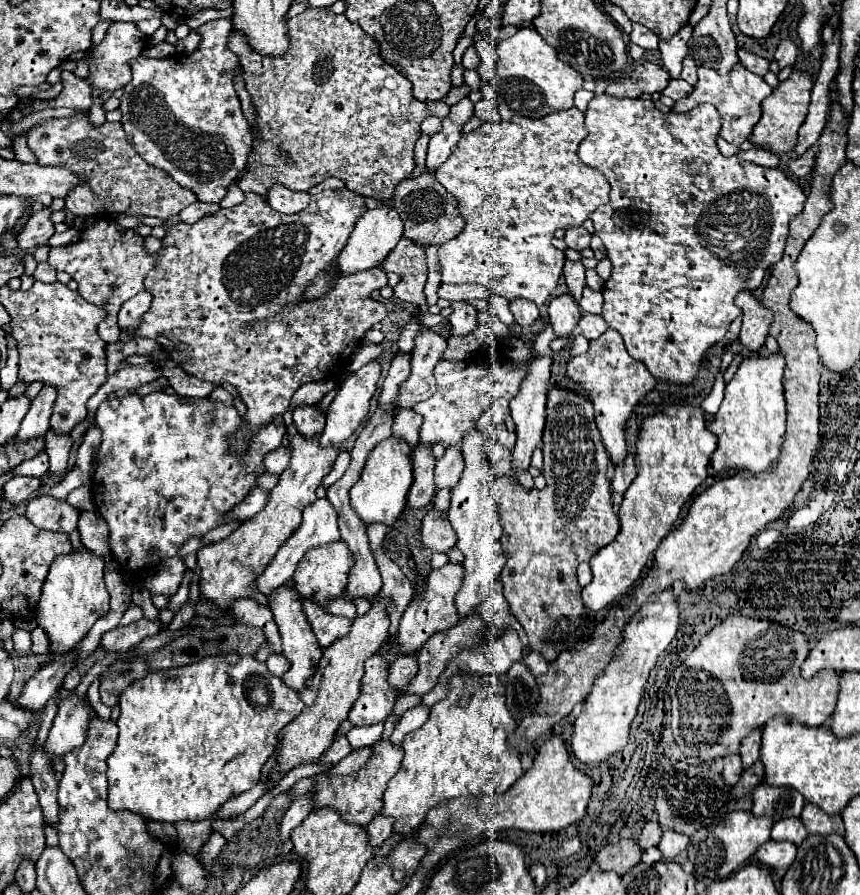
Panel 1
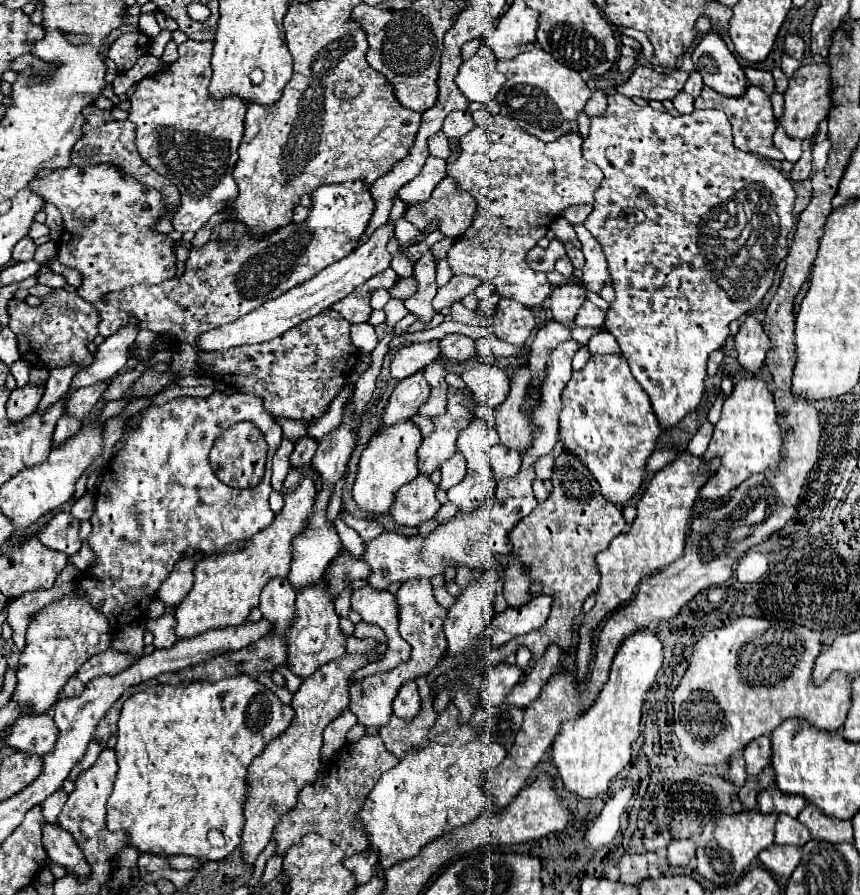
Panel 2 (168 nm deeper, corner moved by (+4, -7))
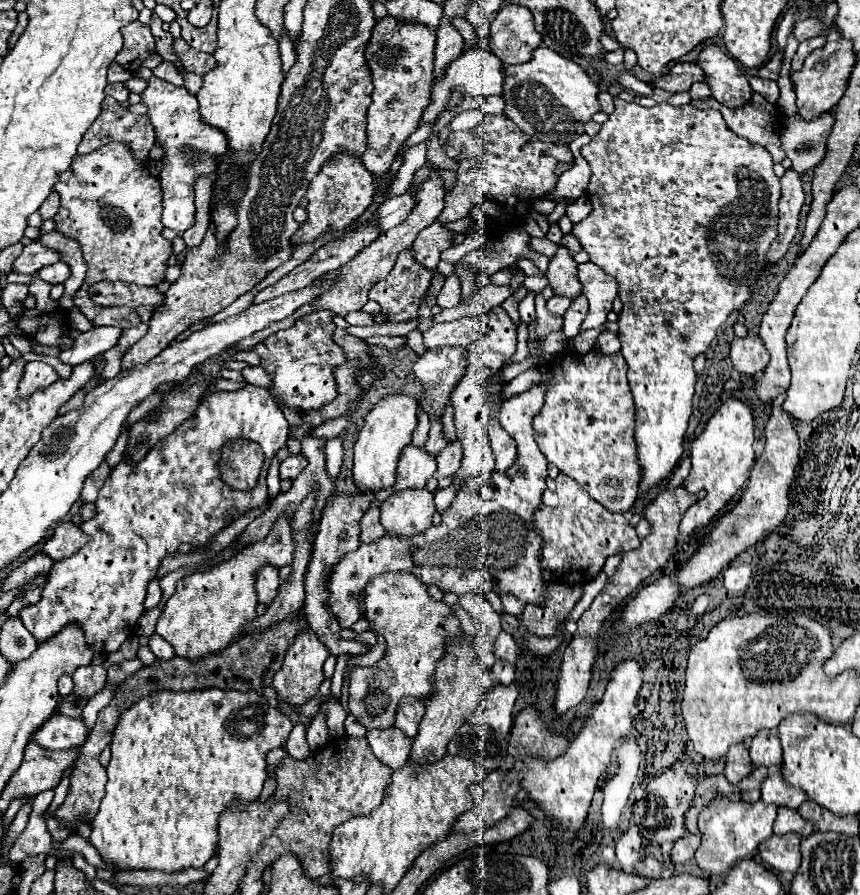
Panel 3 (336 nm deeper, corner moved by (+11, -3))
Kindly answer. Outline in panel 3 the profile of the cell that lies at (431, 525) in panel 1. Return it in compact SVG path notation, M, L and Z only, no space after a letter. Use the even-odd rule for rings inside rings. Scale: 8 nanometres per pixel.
M450 484L448 488L442 488L442 490L436 490L434 492L434 504L436 504L436 512L446 512L448 508L450 508L450 504L452 504L452 500L456 498L456 486L454 484Z

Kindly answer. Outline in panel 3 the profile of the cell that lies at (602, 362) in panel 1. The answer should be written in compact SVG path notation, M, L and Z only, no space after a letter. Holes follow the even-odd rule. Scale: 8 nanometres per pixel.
M590 352L584 358L564 354L552 364L550 388L544 392L544 404L532 420L534 440L548 462L556 464L560 472L574 478L608 512L624 514L636 502L636 486L640 478L634 454L634 404L630 398L630 386L626 382L626 360L622 354L606 356L600 352Z

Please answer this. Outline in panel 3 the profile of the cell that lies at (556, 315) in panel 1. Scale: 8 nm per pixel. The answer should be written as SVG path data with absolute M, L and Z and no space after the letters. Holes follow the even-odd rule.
M560 248L550 260L548 282L554 288L554 294L566 294L568 298L576 298L582 292L582 284L578 280L578 262L566 248Z

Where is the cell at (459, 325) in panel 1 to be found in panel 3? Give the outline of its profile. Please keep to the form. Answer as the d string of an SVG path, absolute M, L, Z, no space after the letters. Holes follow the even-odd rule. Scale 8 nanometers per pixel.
M440 346L440 348L428 350L422 358L418 358L418 362L412 366L412 372L424 390L424 394L420 398L422 412L426 412L432 418L442 420L444 408L450 402L450 394L452 394L454 386L458 384L458 380L462 378L464 370L466 370L466 348L460 348L460 346Z

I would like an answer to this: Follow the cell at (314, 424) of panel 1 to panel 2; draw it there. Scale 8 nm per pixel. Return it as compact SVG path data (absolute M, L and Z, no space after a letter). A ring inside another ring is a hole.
M303 436L295 442L295 450L291 454L291 466L293 468L301 468L303 464L311 462L313 454L317 450L317 442L311 436Z

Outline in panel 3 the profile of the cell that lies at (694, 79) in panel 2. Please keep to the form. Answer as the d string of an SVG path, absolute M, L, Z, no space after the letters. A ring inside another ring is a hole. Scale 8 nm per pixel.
M696 82L696 84L690 88L690 96L692 96L692 100L706 100L706 98L710 98L712 94L710 94L708 84Z

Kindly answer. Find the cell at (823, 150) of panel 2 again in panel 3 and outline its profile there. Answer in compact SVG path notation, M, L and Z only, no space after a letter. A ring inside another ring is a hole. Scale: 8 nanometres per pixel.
M798 114L786 118L782 126L782 150L792 160L792 170L804 174L824 160L832 126L832 114L820 114L812 120L804 120Z

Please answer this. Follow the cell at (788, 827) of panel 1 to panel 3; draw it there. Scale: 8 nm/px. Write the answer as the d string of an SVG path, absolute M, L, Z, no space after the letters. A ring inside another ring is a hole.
M782 806L778 810L778 818L774 822L774 834L788 834L788 832L798 834L800 838L808 838L814 832L814 824L808 822L806 818L802 818L798 814L798 810Z

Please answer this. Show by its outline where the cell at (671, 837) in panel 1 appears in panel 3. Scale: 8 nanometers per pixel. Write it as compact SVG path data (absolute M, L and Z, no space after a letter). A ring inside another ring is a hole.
M686 834L684 838L680 838L680 840L674 842L672 860L676 864L684 864L684 862L692 860L698 846L700 846L700 834Z

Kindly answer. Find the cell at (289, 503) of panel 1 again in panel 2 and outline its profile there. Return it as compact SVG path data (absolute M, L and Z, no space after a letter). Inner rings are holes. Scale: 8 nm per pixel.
M309 476L301 478L295 490L283 494L285 504L281 512L275 514L269 528L249 538L245 550L241 548L237 552L205 556L197 562L193 572L195 574L193 588L185 596L185 600L175 608L175 618L177 618L175 632L179 638L191 638L203 634L205 630L239 626L245 622L249 612L257 608L259 594L265 588L265 584L271 578L285 578L289 574L293 540L295 536L301 534L301 530L305 530L307 520L313 516L315 494L317 490L313 480Z

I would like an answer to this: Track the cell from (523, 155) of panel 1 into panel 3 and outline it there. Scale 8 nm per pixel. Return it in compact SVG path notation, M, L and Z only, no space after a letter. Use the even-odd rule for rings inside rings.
M484 116L482 124L474 130L452 132L450 142L462 150L462 158L476 158L482 162L484 174L490 180L488 198L494 200L504 212L504 216L500 218L490 218L490 224L482 224L486 240L496 238L500 232L508 228L522 226L526 222L526 212L530 210L532 202L554 190L558 182L554 174L558 162L574 160L568 146L558 146L530 138L506 116Z

